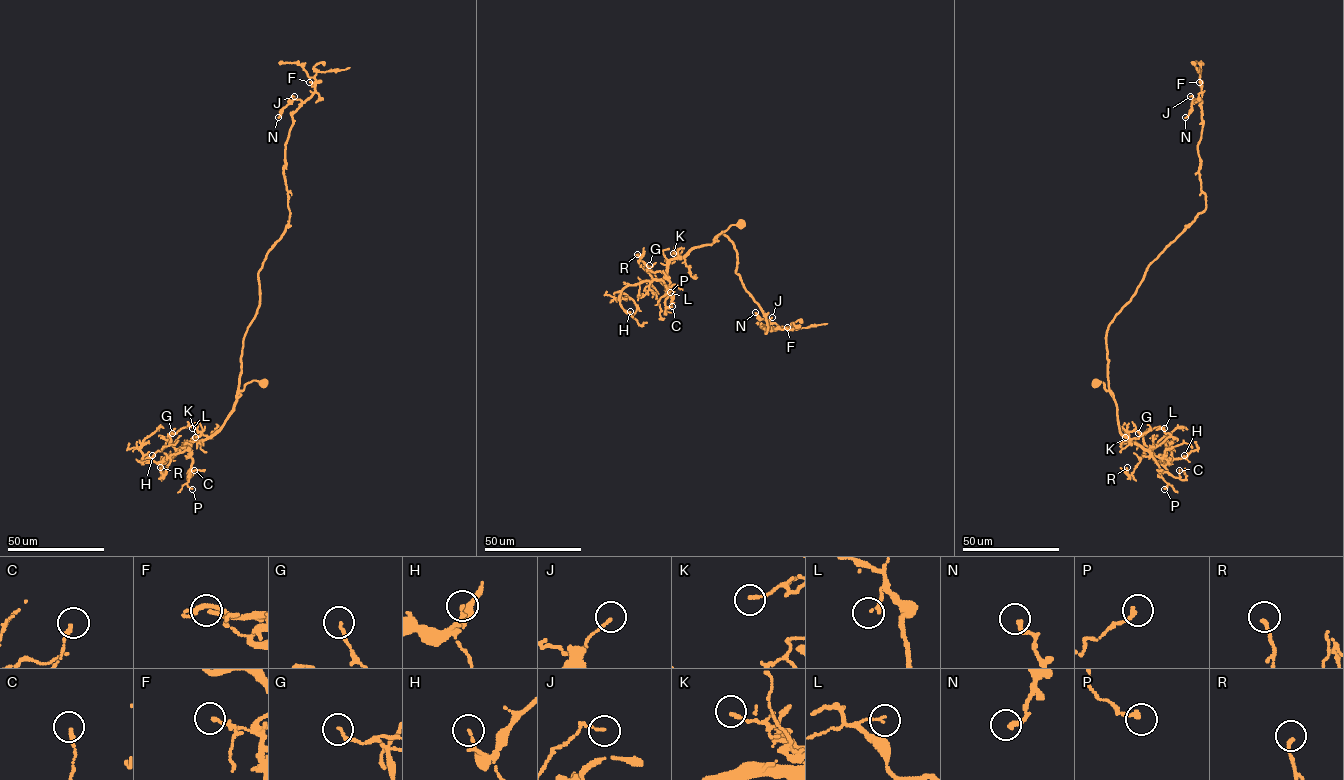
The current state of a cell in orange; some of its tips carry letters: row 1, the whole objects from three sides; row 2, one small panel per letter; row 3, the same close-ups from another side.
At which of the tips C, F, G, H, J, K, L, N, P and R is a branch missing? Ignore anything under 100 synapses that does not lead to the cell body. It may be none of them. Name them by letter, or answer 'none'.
none

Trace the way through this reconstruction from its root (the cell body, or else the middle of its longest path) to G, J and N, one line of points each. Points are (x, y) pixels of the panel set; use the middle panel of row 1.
G: (741, 224), (670, 261), (662, 281), (672, 298), (673, 291), (649, 265)
J: (741, 224), (716, 236), (732, 242), (765, 333), (763, 325), (779, 328), (772, 317)
N: (741, 224), (716, 236), (723, 233), (734, 245), (736, 272), (767, 331), (760, 326), (779, 328), (755, 312)

